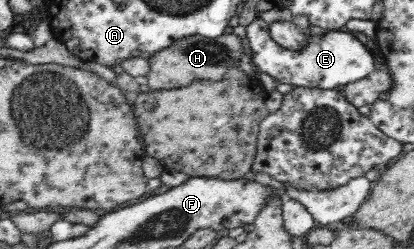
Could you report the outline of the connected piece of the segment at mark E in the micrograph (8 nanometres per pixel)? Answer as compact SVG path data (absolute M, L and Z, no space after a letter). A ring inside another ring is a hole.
M255 19L246 27L246 35L252 47L252 66L258 71L264 71L276 78L278 83L293 85L294 87L316 89L340 89L346 84L357 82L366 78L375 69L376 57L370 53L366 45L362 44L354 32L328 31L322 35L309 35L306 48L294 52L282 48L272 37L268 30L268 22Z

